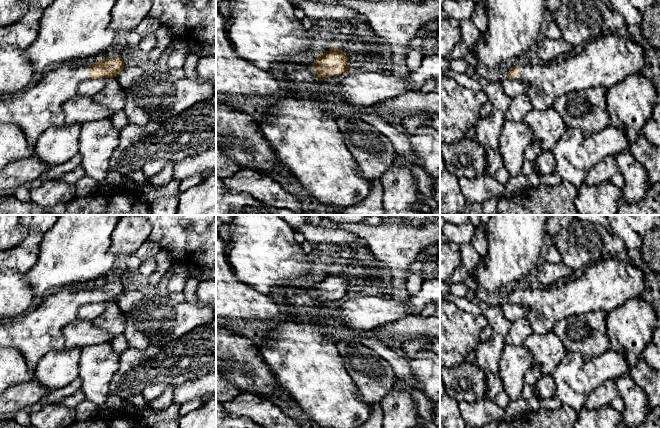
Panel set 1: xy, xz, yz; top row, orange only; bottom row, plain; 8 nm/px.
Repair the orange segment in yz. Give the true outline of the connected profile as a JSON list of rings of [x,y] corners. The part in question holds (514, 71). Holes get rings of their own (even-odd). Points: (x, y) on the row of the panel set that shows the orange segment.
[[[606,32],[585,44],[579,53],[571,53],[543,65],[516,63],[504,70],[504,76],[522,81],[526,86],[534,109],[545,110],[553,106],[555,100],[569,92],[602,86],[606,89],[620,83],[632,74],[638,74],[646,64],[643,46],[633,38],[622,38]]]

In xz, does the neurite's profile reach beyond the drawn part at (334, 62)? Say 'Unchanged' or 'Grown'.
Grown

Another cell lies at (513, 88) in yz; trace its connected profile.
[[[506,76],[501,77],[503,91],[511,98],[526,94],[526,86],[522,81],[512,80]]]

